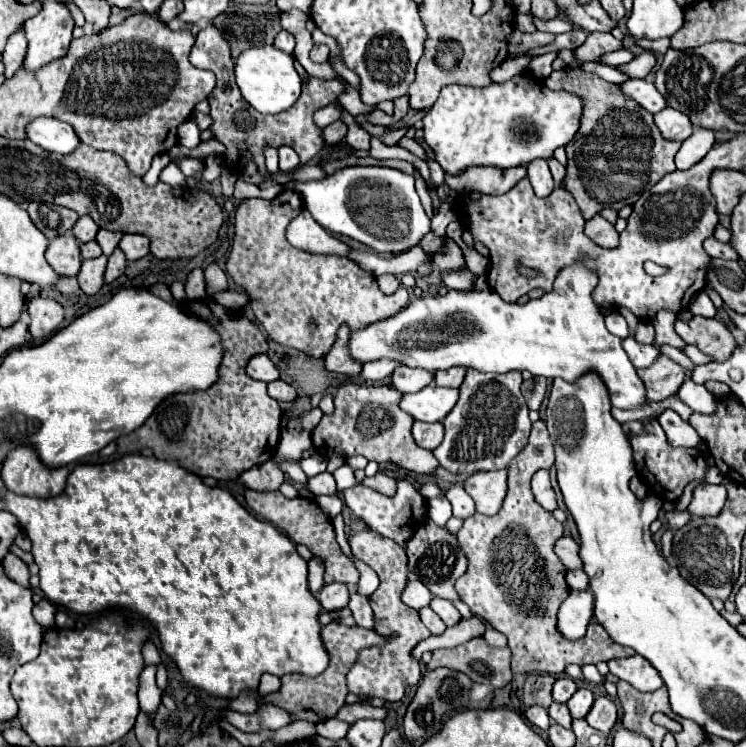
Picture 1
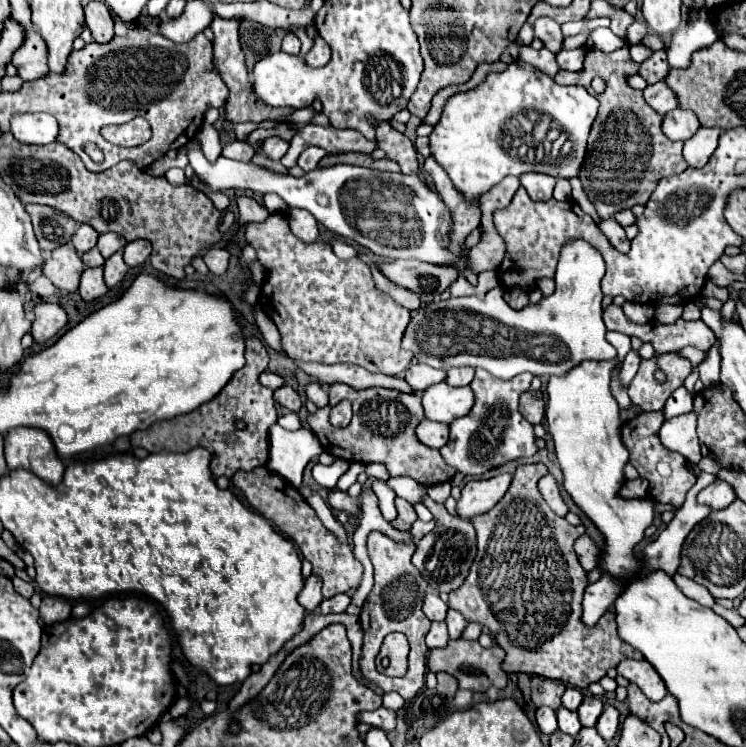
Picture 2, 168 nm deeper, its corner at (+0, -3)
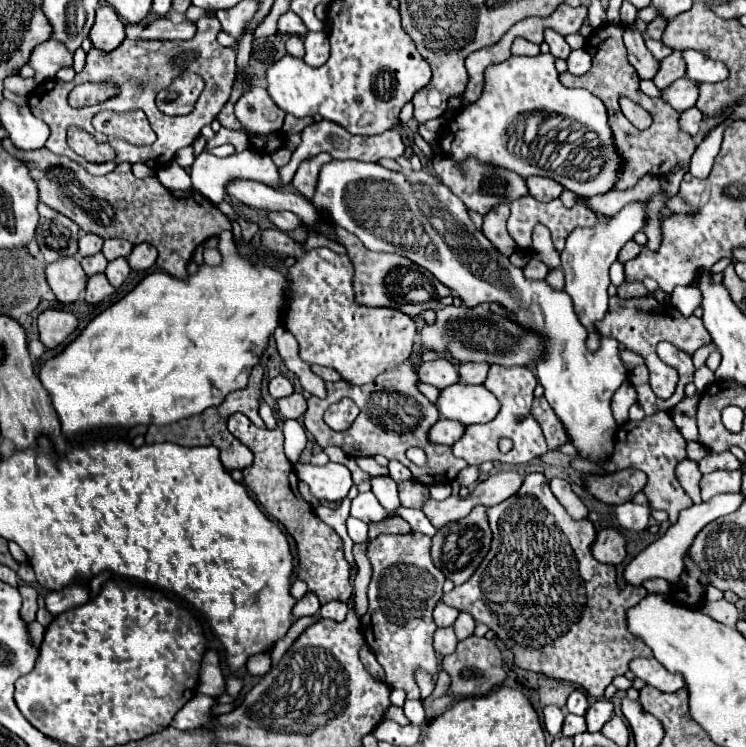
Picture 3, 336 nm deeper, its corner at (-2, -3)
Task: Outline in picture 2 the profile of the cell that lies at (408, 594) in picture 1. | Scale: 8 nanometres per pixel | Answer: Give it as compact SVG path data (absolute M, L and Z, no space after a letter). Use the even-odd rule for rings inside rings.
M427 593L425 595L425 603L423 603L423 611L431 621L445 621L447 617L447 603L443 603L439 599L439 595L435 593Z

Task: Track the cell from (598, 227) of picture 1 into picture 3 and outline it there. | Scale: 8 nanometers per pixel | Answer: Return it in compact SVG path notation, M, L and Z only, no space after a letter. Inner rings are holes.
M631 239L631 241L627 241L627 243L621 247L621 251L619 251L619 261L625 263L625 261L629 261L629 259L635 259L637 253L639 253L639 245Z

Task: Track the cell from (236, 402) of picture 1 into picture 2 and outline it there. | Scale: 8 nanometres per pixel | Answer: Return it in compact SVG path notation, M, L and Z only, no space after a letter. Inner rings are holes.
M259 337L247 339L245 349L245 367L239 369L231 381L223 387L223 391L203 403L199 409L187 415L179 415L167 421L157 421L145 431L137 431L131 435L133 447L143 447L149 453L159 451L191 451L195 447L205 447L211 455L211 471L213 477L233 477L237 471L253 471L255 467L267 463L269 457L269 427L277 423L277 409L273 401L273 391L259 383L259 375L267 369L269 355ZM243 419L247 429L237 431L235 421Z

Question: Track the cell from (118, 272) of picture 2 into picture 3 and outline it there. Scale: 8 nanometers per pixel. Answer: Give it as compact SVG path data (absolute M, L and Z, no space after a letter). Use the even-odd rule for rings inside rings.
M119 257L119 259L115 259L115 261L111 261L111 263L107 265L105 275L107 275L107 279L109 279L109 283L111 283L113 287L119 287L119 285L127 279L129 271L131 271L131 269L129 269L127 259Z

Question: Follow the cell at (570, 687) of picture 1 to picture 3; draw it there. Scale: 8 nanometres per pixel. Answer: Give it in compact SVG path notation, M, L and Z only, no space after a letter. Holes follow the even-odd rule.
M573 691L567 699L567 711L573 715L585 715L585 711L589 709L589 699L583 691Z

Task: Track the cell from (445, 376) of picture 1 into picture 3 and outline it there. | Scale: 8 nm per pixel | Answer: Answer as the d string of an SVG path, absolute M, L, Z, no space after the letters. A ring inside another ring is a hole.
M461 363L457 367L459 371L459 377L463 383L467 385L477 385L477 383L483 383L485 377L487 377L487 363Z

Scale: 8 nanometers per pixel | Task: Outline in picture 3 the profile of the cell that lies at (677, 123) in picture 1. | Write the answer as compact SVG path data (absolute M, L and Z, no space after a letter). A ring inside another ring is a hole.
M691 107L691 109L687 109L687 111L681 113L681 117L679 117L679 127L681 127L685 133L689 133L691 137L695 137L695 135L699 133L699 121L701 121L701 119L703 119L703 113L699 113L697 107Z

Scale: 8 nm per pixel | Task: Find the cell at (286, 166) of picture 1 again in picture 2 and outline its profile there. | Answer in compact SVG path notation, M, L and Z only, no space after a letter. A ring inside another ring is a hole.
M308 124L301 129L297 129L295 137L291 139L289 151L283 155L281 163L291 169L297 165L299 155L303 149L315 145L324 149L329 155L341 155L341 153L373 153L377 149L377 141L365 139L359 131L341 131L333 127Z

